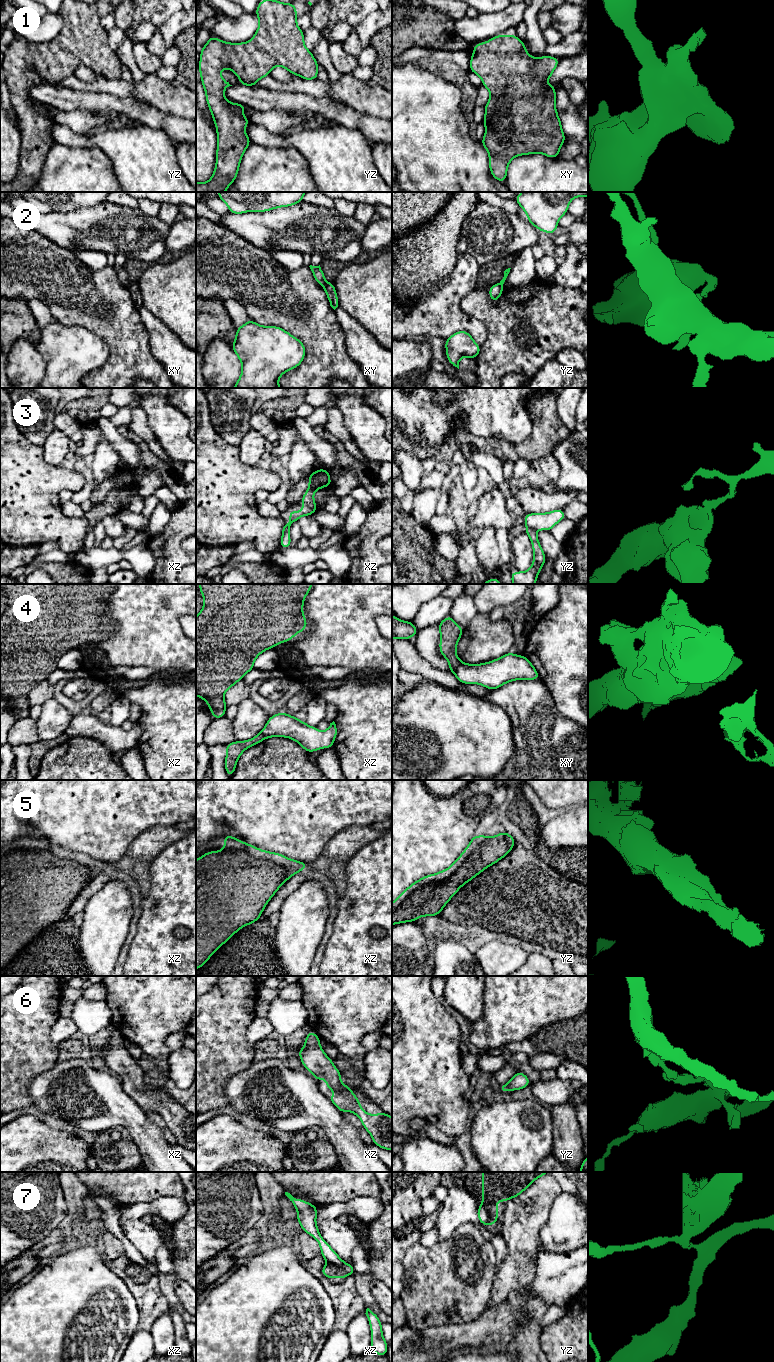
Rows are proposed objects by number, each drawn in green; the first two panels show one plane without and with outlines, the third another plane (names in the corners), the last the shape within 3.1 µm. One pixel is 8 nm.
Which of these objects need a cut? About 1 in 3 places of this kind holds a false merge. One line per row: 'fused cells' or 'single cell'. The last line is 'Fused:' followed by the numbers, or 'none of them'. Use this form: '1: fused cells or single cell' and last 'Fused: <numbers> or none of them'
1: single cell
2: fused cells
3: fused cells
4: fused cells
5: single cell
6: single cell
7: fused cells
Fused: 2, 3, 4, 7

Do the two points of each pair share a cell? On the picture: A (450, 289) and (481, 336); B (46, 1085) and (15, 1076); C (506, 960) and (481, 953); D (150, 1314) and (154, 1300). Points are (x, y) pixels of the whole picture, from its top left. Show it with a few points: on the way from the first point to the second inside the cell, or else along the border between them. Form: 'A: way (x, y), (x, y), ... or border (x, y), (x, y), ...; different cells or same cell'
A: way (450, 301), (450, 307), (469, 324); same cell
B: border (51, 1067), (32, 1080), (28, 1088), (32, 1103); different cells
C: way (500, 959), (487, 955); same cell
D: way (150, 1311), (151, 1303); same cell

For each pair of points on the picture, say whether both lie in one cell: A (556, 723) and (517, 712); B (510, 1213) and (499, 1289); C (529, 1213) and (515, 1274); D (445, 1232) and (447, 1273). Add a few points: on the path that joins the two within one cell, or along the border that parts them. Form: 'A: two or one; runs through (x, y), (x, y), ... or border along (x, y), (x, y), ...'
A: one; runs through (546, 723), (540, 723), (527, 712)
B: one; runs through (515, 1232), (515, 1270)
C: one; runs through (521, 1228), (520, 1259)
D: two; border along (463, 1224), (460, 1224), (444, 1240), (438, 1242)

